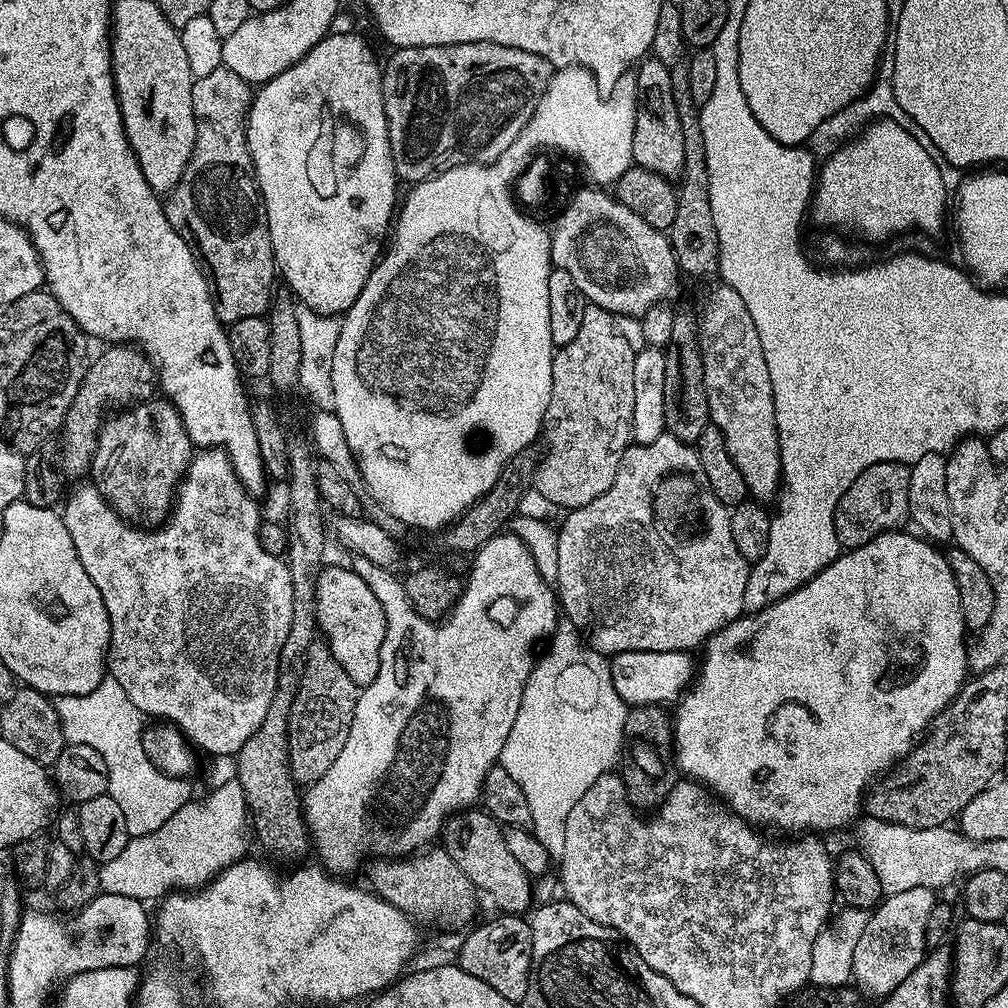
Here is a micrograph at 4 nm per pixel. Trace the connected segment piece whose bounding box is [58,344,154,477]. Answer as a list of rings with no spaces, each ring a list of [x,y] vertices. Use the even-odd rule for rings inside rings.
[[[114,344],[105,349],[97,360],[95,357],[89,363],[86,374],[78,386],[78,394],[74,394],[70,410],[66,410],[66,418],[59,433],[60,464],[58,463],[59,471],[65,477],[89,475],[96,453],[96,443],[100,437],[100,427],[104,425],[109,410],[123,410],[139,401],[149,399],[154,392],[152,361],[139,348],[127,344]]]

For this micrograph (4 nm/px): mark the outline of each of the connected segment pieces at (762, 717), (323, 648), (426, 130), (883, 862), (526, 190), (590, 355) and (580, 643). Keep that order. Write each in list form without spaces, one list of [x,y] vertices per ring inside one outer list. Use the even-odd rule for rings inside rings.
[[[908,530],[883,532],[878,538],[845,551],[833,564],[781,600],[767,604],[761,612],[740,616],[710,637],[702,648],[704,661],[701,664],[699,661],[688,691],[675,705],[676,712],[674,708],[674,760],[679,771],[681,768],[688,775],[685,777],[703,784],[753,826],[764,823],[773,824],[784,832],[825,834],[835,828],[844,828],[848,823],[851,825],[861,815],[866,793],[874,781],[895,768],[916,747],[932,721],[956,699],[970,676],[969,641],[964,640],[966,625],[962,618],[958,582],[952,580],[951,572],[936,572],[935,566],[928,564],[929,541],[916,536],[911,536]]]
[[[317,638],[312,641],[304,659],[300,684],[296,687],[294,702],[288,719],[288,765],[297,785],[311,786],[334,766],[334,758],[342,754],[350,726],[354,722],[358,685],[342,670],[328,641]]]
[[[462,42],[450,46],[410,46],[395,49],[391,54],[393,56],[389,58],[388,65],[386,63],[383,65],[380,85],[384,95],[384,113],[390,138],[390,150],[394,158],[397,177],[401,181],[429,180],[430,177],[459,164],[494,163],[504,153],[506,146],[510,146],[510,142],[514,142],[514,138],[518,138],[518,134],[522,134],[526,122],[530,122],[542,94],[548,89],[548,83],[554,71],[552,63],[538,54],[530,54],[530,50],[518,50],[514,46],[498,46],[494,42]]]
[[[866,816],[855,828],[855,845],[870,862],[879,885],[887,896],[912,889],[938,892],[941,891],[940,888],[950,885],[960,874],[969,876],[978,870],[989,868],[986,864],[972,864],[972,860],[968,860],[968,852],[964,852],[964,848],[968,848],[973,840],[949,825],[912,828]]]
[[[536,144],[536,148],[528,152],[528,160],[524,160],[520,168],[516,168],[516,176],[508,176],[508,180],[504,180],[504,192],[508,192],[508,204],[512,204],[512,212],[516,212],[520,220],[544,224],[546,218],[543,212],[555,213],[572,201],[573,185],[577,183],[576,172],[578,173],[576,152],[560,148],[560,144]],[[555,172],[560,175],[560,180],[552,176]],[[559,184],[561,188],[555,192],[552,188],[558,187]]]
[[[589,303],[582,314],[582,326],[578,330],[578,334],[564,348],[556,348],[552,357],[552,389],[550,390],[550,406],[546,406],[546,414],[544,415],[544,426],[542,429],[542,440],[548,443],[548,449],[542,452],[539,457],[536,474],[534,477],[534,492],[541,496],[544,500],[549,500],[552,504],[557,504],[563,510],[571,510],[586,506],[586,502],[594,502],[594,498],[598,498],[598,494],[606,494],[606,490],[610,490],[610,486],[614,486],[614,474],[618,474],[618,462],[622,458],[622,454],[633,443],[632,439],[632,423],[634,422],[634,358],[637,349],[632,348],[632,344],[626,337],[620,333],[617,317],[613,313],[608,312],[605,308],[600,308],[597,304]]]
[[[571,626],[557,627],[547,641],[542,655],[533,664],[528,681],[524,683],[518,714],[514,718],[514,726],[510,726],[510,734],[502,746],[502,754],[498,761],[499,767],[504,768],[506,774],[510,774],[510,778],[514,778],[514,782],[518,782],[518,786],[522,786],[522,794],[526,794],[526,802],[530,802],[530,818],[532,819],[530,831],[533,836],[538,838],[538,842],[542,842],[542,846],[547,850],[549,857],[560,857],[562,850],[566,847],[566,834],[564,833],[566,830],[566,818],[570,818],[570,810],[574,810],[578,798],[582,798],[582,794],[586,794],[586,790],[590,790],[590,786],[594,786],[594,782],[598,782],[598,778],[609,775],[615,769],[612,767],[615,766],[616,759],[619,756],[621,759],[622,749],[626,744],[624,723],[629,711],[629,705],[625,704],[623,698],[618,694],[618,690],[614,690],[614,682],[610,674],[610,663],[606,659],[605,653],[589,648],[575,628]]]

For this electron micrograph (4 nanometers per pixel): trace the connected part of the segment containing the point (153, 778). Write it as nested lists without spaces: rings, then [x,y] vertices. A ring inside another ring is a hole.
[[[111,674],[105,675],[104,680],[98,682],[98,686],[90,694],[57,696],[54,703],[58,712],[58,722],[62,722],[62,734],[65,741],[78,746],[94,746],[94,750],[102,754],[102,762],[106,762],[108,771],[107,793],[114,798],[115,802],[118,802],[119,809],[122,810],[126,820],[129,837],[145,836],[158,830],[158,826],[162,826],[171,816],[178,814],[178,810],[182,810],[182,806],[193,799],[194,792],[188,785],[187,779],[167,776],[165,772],[161,772],[154,766],[154,762],[146,754],[144,749],[146,717],[143,712],[136,709],[134,702],[130,702],[126,690],[118,686],[118,682]]]

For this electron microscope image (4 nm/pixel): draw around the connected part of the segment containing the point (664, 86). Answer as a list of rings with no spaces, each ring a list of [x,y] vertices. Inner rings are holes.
[[[645,58],[639,61],[634,75],[636,78],[636,125],[632,147],[634,164],[662,177],[679,177],[683,170],[683,138],[677,107],[674,106],[670,67],[655,58]]]

